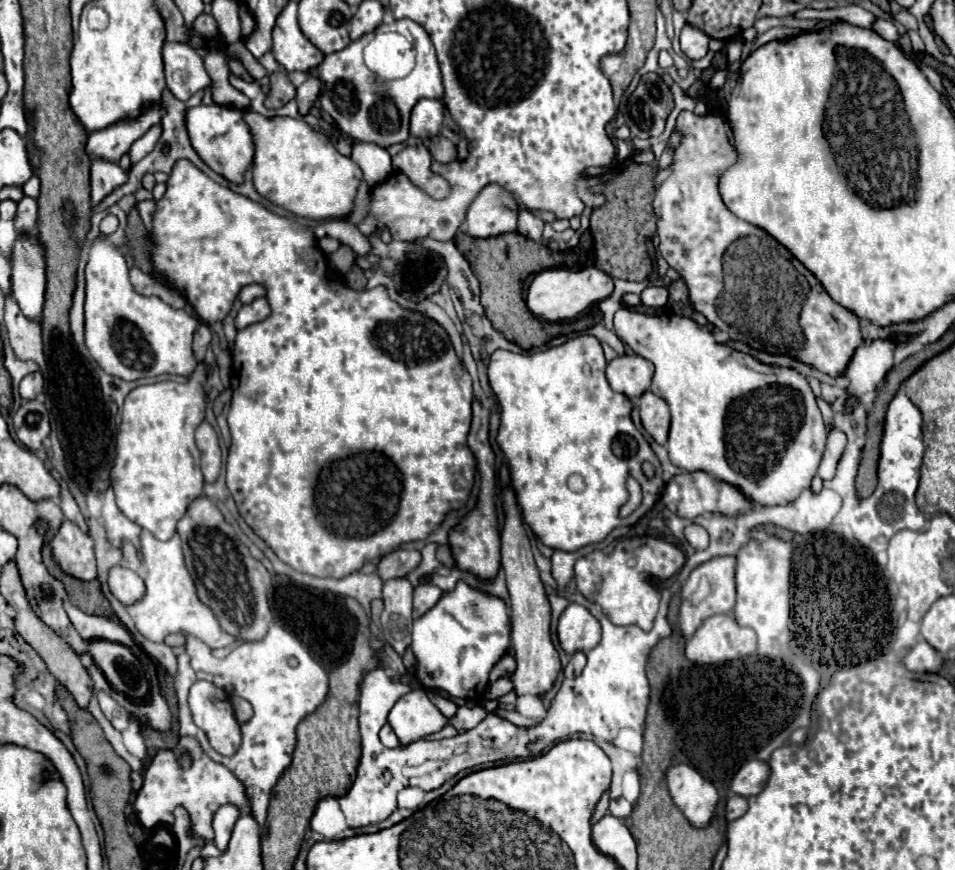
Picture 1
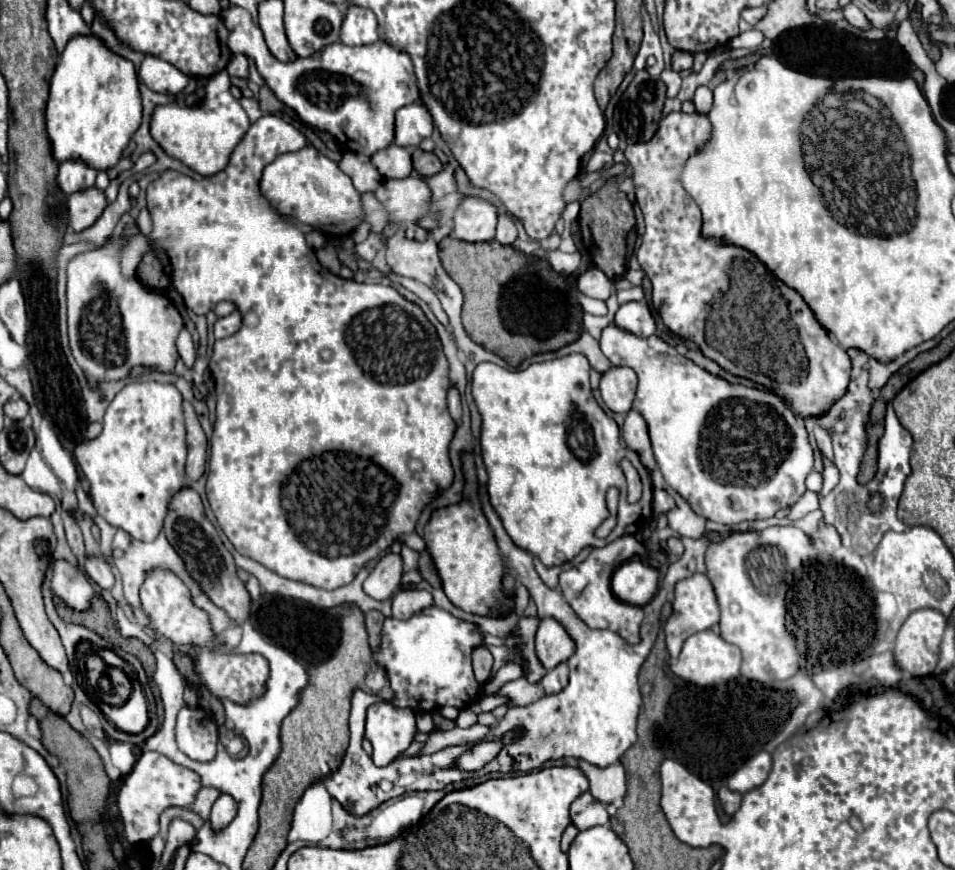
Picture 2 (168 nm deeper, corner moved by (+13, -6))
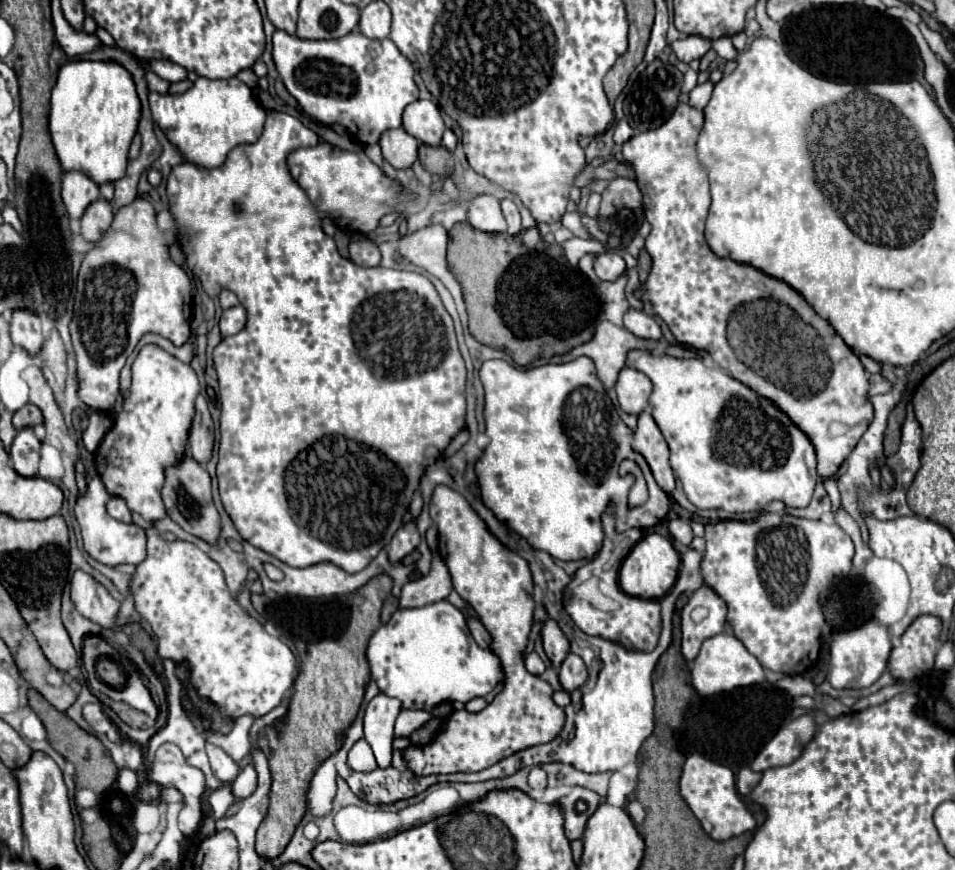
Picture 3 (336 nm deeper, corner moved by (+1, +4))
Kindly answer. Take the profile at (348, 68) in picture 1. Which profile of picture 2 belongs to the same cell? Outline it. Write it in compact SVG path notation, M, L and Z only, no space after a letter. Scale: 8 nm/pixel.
M231 5L221 15L231 27L231 51L253 57L259 75L275 97L291 107L303 123L331 133L345 151L371 157L375 151L389 147L393 143L395 111L419 99L411 57L383 41L363 47L349 47L339 41L315 51L315 55L283 63L271 55L261 29L245 9Z

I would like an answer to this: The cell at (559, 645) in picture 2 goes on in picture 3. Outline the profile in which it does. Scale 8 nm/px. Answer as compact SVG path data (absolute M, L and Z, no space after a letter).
M547 619L547 621L543 623L541 637L543 637L543 647L545 647L547 657L551 659L553 667L559 669L559 665L563 663L563 659L565 659L567 653L569 653L571 643L567 641L567 637L563 637L563 631L561 631L559 625L555 625L555 621L551 621L551 619Z

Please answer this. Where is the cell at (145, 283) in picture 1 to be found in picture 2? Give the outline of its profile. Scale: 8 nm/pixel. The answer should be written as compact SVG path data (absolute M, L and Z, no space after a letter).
M135 235L135 237L127 243L127 247L123 249L123 255L121 255L123 273L125 273L127 277L133 277L133 275L135 275L135 269L137 269L141 257L143 257L149 249L151 249L151 245L149 245L149 241L147 241L145 235Z

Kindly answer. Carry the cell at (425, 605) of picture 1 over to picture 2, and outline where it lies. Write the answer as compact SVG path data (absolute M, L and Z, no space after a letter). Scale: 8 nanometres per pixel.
M419 589L399 591L393 597L393 617L395 619L409 619L411 615L415 615L431 605L433 605L433 597L429 591L419 591Z

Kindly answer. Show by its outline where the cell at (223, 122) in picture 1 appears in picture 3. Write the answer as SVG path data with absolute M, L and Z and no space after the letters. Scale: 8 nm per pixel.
M199 77L195 85L183 95L161 95L151 91L149 105L155 123L177 145L183 157L201 167L219 167L227 159L227 153L243 143L253 143L263 131L265 109L253 99L251 89L237 77L223 81L211 81Z

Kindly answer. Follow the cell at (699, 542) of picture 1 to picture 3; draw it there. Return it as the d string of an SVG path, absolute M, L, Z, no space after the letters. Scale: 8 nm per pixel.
M679 517L669 521L669 533L671 533L679 543L683 543L683 545L689 545L691 539L693 539L693 531L691 531L689 523L681 521Z

